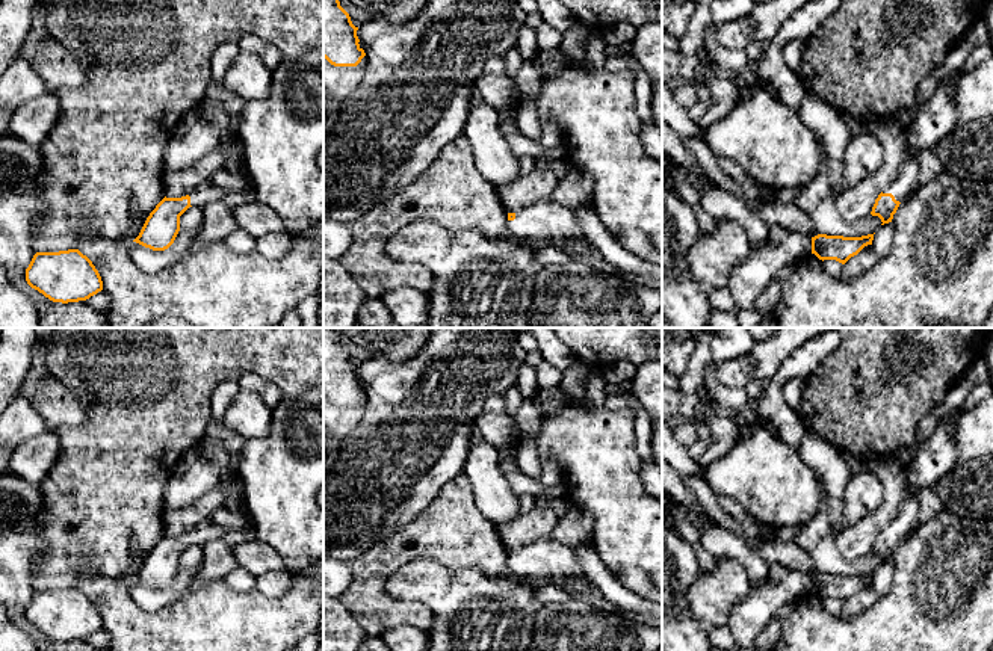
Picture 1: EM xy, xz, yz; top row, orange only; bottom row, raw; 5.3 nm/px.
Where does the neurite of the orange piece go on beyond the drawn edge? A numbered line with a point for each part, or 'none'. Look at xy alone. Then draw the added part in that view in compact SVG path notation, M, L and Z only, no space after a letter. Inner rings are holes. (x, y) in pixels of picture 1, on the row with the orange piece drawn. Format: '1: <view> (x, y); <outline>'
1: xy (206, 192); M207 181L200 184L190 196L190 205L192 207L201 207L212 201L221 201L224 198L224 190L218 187L213 181Z

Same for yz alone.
1: yz (904, 185); M910 150L902 159L901 169L896 178L883 190L883 193L892 193L896 201L905 201L919 186L919 153Z

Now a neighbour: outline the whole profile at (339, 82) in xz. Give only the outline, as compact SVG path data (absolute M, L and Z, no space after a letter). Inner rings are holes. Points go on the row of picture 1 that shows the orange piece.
M366 56L357 66L334 66L323 57L323 116L339 110L342 101L360 85L367 66Z

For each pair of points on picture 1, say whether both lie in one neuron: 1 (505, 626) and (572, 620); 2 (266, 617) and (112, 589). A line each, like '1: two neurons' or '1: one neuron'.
1: two neurons
2: one neuron

